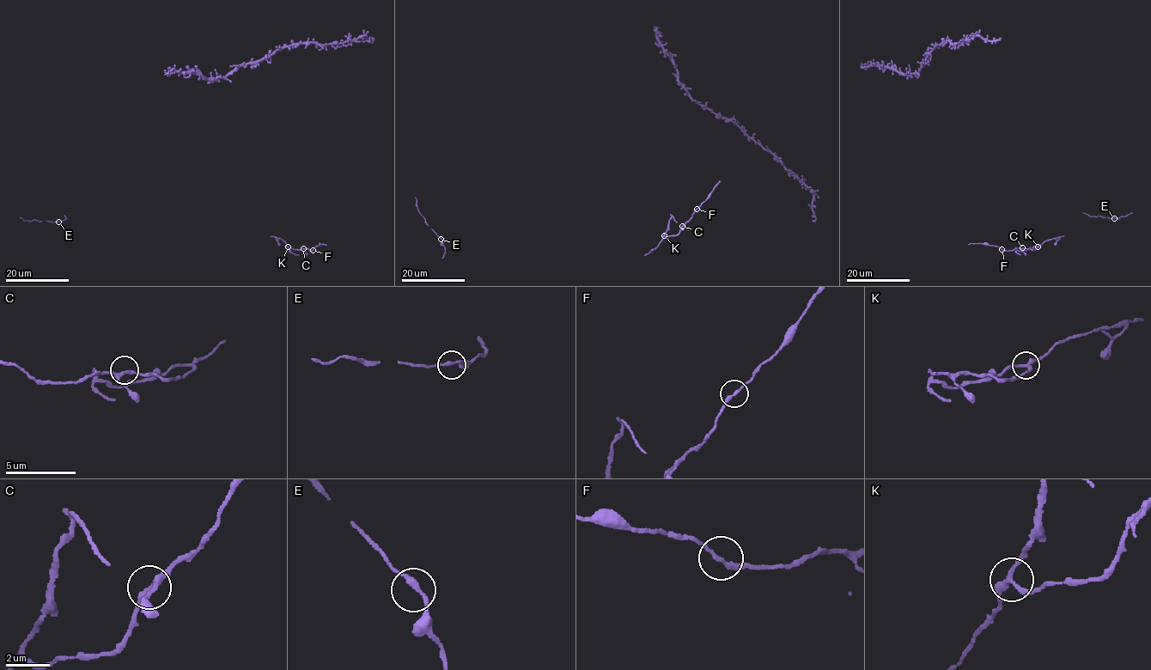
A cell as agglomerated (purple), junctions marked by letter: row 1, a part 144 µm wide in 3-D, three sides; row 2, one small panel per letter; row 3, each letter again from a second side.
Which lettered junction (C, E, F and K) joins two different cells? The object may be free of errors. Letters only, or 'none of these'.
K

